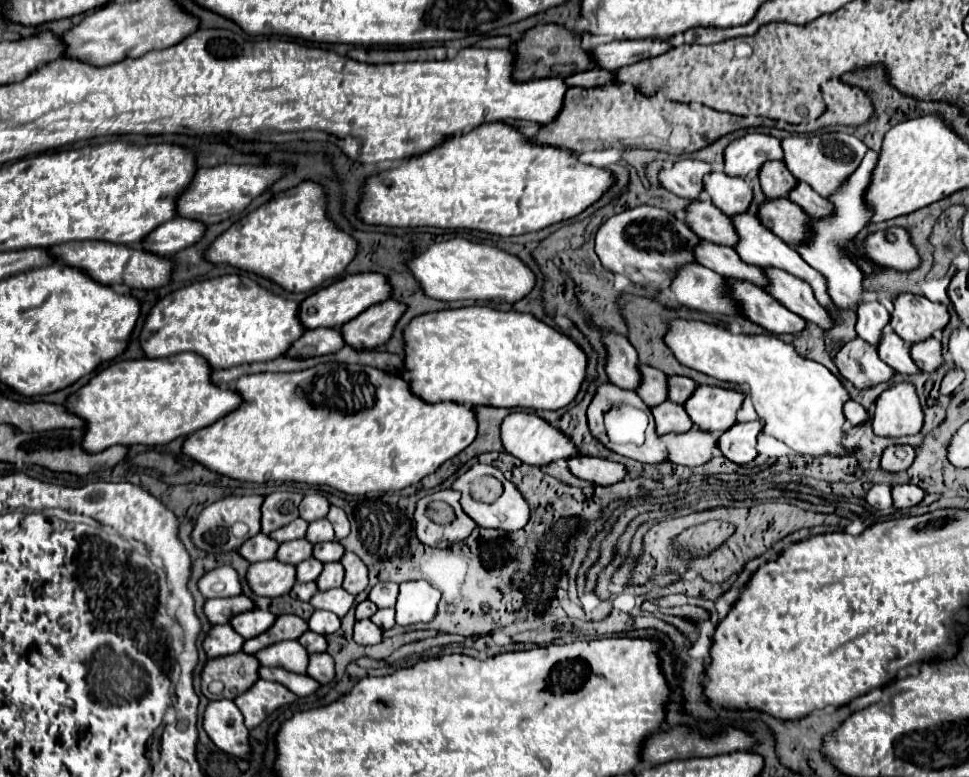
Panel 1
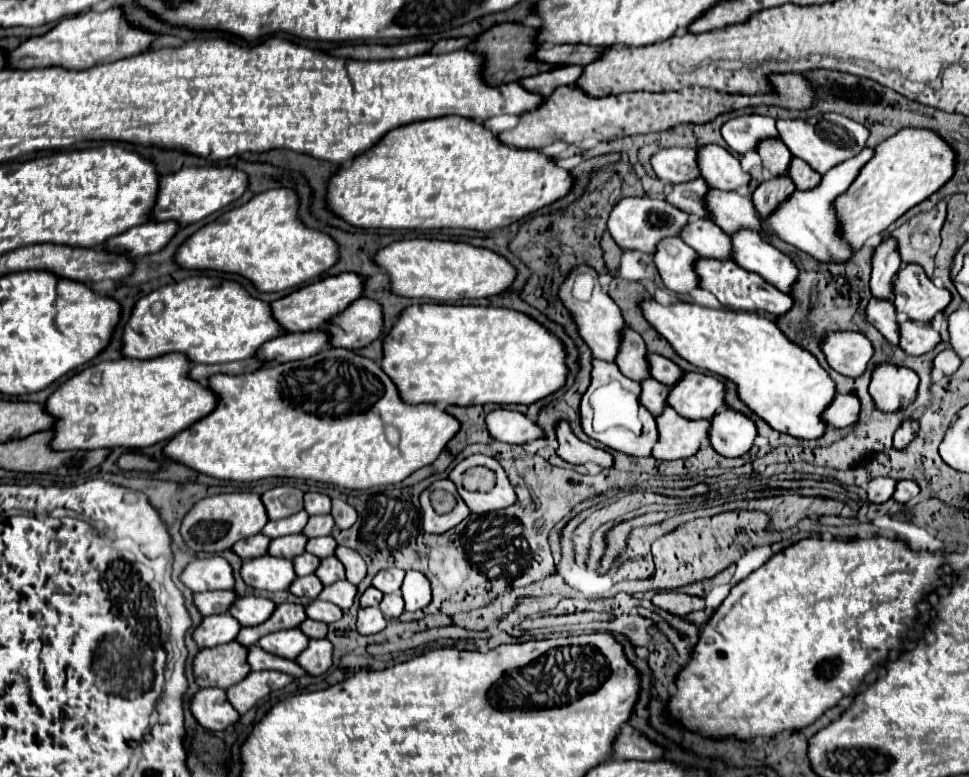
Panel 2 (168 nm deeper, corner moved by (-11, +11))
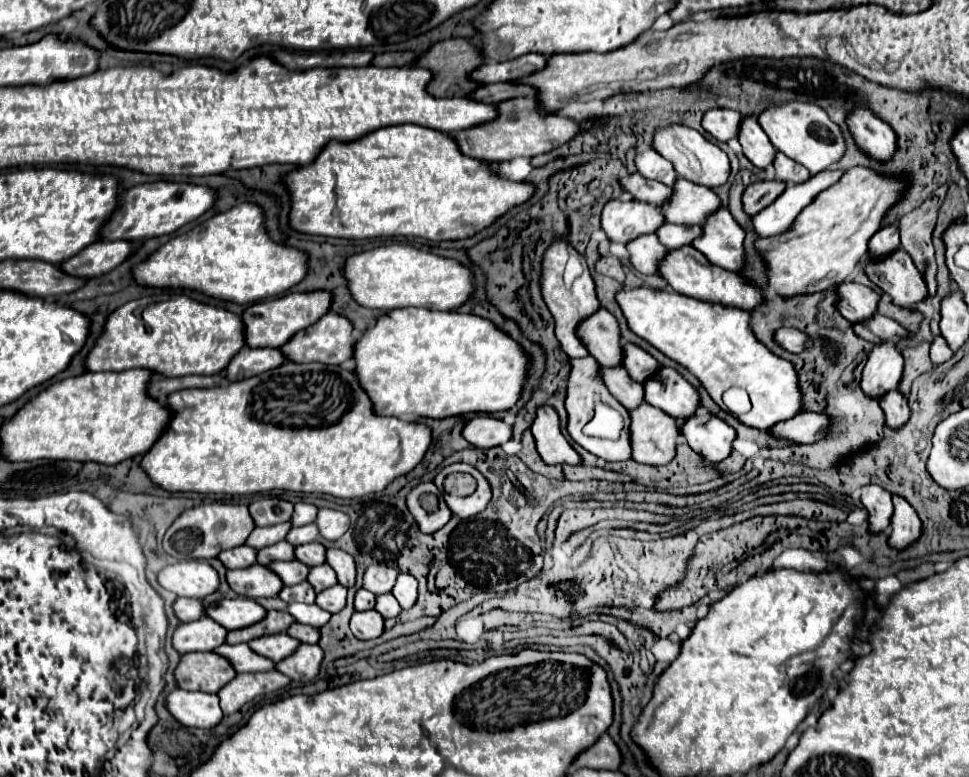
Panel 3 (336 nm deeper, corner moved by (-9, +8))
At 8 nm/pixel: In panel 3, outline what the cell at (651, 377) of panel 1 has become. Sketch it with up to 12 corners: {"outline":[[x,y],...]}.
{"outline":[[599,309],[579,337],[603,367],[623,365],[617,319]]}

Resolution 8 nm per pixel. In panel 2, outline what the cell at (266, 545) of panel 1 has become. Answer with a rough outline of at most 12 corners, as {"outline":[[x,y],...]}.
{"outline":[[263,534],[243,538],[231,550],[243,558],[267,554],[269,538]]}

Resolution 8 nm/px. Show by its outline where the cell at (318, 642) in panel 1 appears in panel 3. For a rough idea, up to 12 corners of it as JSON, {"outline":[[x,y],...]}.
{"outline":[[293,623],[287,633],[301,643],[319,643],[319,629]]}

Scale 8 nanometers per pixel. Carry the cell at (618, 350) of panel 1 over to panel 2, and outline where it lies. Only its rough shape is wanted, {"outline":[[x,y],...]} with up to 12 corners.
{"outline":[[595,282],[589,302],[559,300],[575,318],[593,358],[613,362],[625,326],[619,306]]}

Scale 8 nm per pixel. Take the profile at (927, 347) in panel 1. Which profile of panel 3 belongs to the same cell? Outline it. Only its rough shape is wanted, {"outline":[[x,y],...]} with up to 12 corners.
{"outline":[[873,315],[855,333],[875,345],[911,337],[897,321]]}

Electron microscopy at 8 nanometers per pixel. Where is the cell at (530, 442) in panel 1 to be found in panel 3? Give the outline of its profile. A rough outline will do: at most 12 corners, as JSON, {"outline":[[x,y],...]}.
{"outline":[[473,417],[463,435],[483,449],[499,447],[513,437],[509,423]]}

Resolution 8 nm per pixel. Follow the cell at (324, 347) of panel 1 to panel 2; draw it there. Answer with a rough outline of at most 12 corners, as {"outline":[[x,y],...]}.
{"outline":[[323,330],[283,334],[255,356],[263,364],[309,358],[329,346]]}

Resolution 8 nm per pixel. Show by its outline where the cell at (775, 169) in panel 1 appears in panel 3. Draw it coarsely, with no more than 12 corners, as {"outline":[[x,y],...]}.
{"outline":[[755,121],[741,123],[739,143],[759,169],[773,165],[777,149]]}

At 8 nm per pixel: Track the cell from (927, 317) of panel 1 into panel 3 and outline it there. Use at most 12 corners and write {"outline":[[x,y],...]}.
{"outline":[[903,249],[867,261],[865,273],[895,305],[913,311],[929,295]]}

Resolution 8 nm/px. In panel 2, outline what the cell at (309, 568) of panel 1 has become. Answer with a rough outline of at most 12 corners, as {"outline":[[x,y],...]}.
{"outline":[[299,554],[293,558],[297,576],[313,574],[319,558],[313,554]]}

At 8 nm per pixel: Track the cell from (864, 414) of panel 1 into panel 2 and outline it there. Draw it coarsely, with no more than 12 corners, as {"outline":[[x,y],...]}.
{"outline":[[837,394],[823,412],[831,428],[847,428],[859,418],[859,400]]}

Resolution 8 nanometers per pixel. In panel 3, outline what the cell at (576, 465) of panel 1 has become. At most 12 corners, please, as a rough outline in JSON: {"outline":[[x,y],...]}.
{"outline":[[539,407],[531,425],[547,465],[581,465],[553,407]]}

